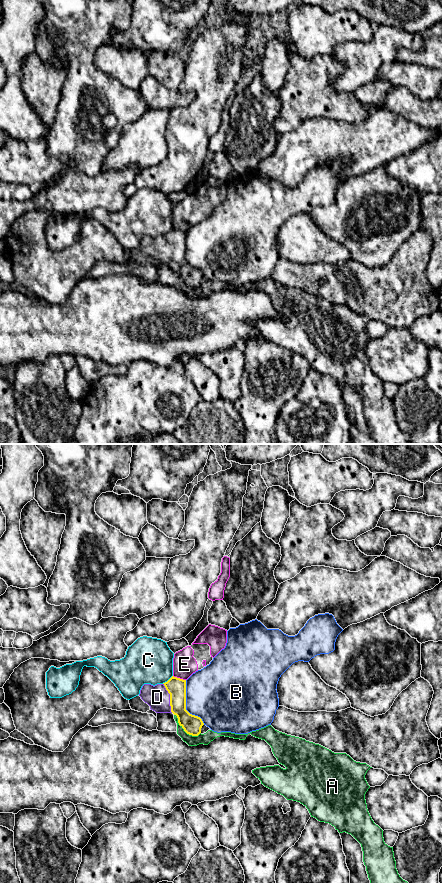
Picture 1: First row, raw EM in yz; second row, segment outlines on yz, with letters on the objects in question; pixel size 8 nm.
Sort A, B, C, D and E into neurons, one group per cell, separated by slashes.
A / B / C / D / E

